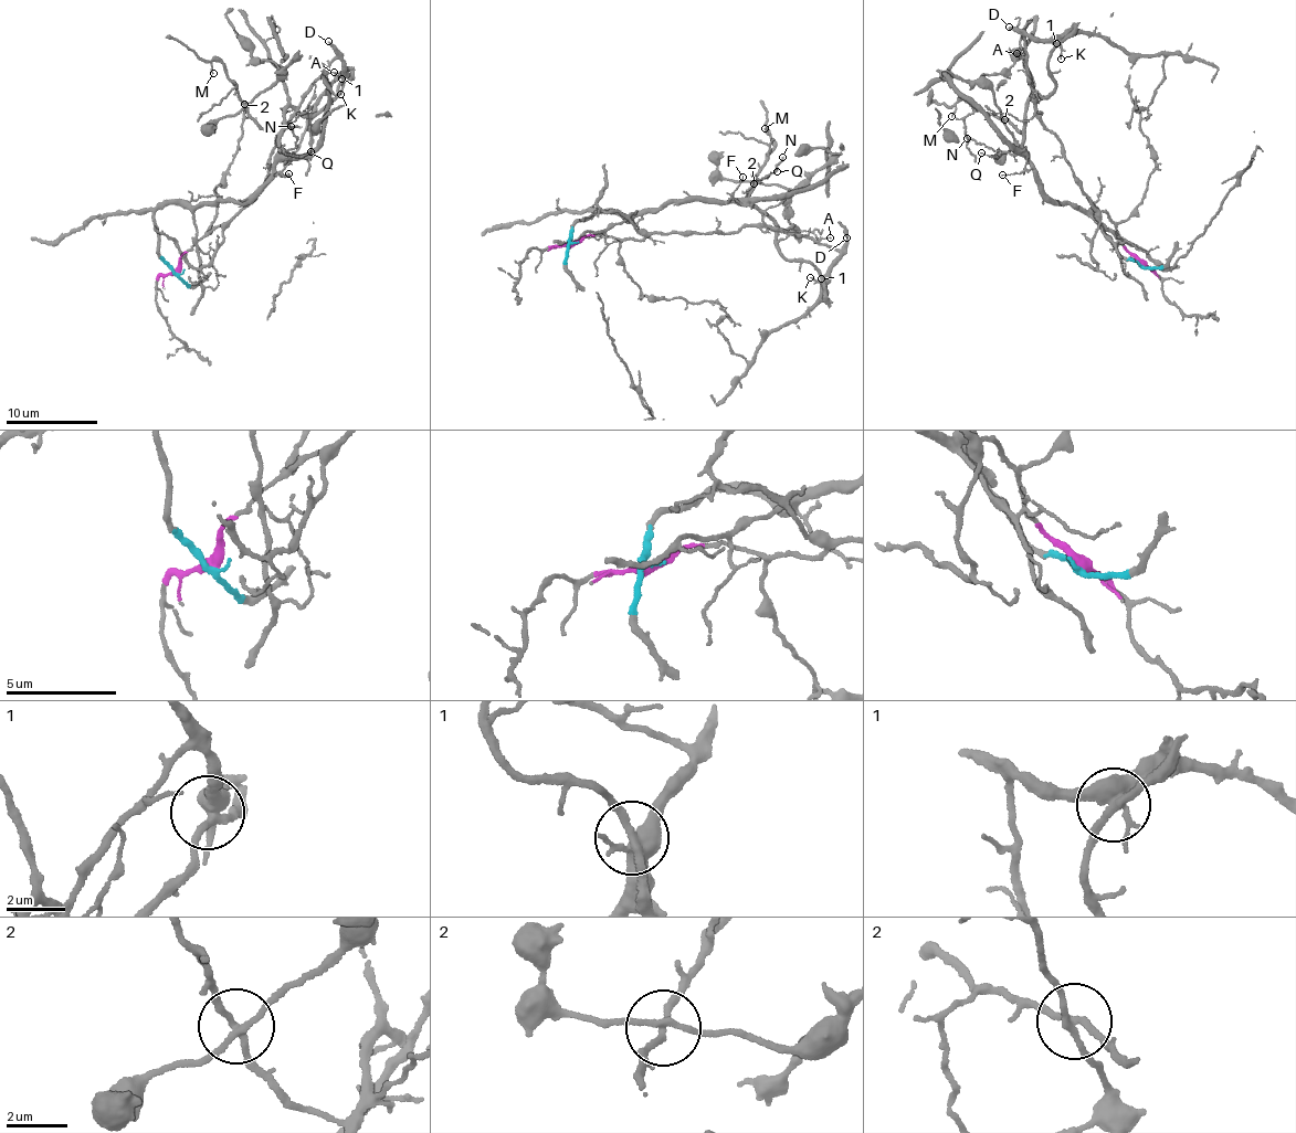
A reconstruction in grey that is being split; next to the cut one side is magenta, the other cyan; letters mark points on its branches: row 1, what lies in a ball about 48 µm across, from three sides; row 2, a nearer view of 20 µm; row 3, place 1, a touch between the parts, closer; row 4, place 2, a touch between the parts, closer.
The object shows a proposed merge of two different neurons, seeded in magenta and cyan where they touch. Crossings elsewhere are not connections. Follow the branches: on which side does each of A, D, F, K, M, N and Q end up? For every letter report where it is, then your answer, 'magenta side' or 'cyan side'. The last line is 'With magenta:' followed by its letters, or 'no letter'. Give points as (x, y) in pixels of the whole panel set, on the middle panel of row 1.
A: (830, 237) | magenta side
D: (846, 237) | magenta side
F: (743, 177) | cyan side
K: (810, 277) | magenta side
M: (765, 128) | cyan side
N: (782, 157) | cyan side
Q: (777, 171) | cyan side
With magenta: A, D, K

